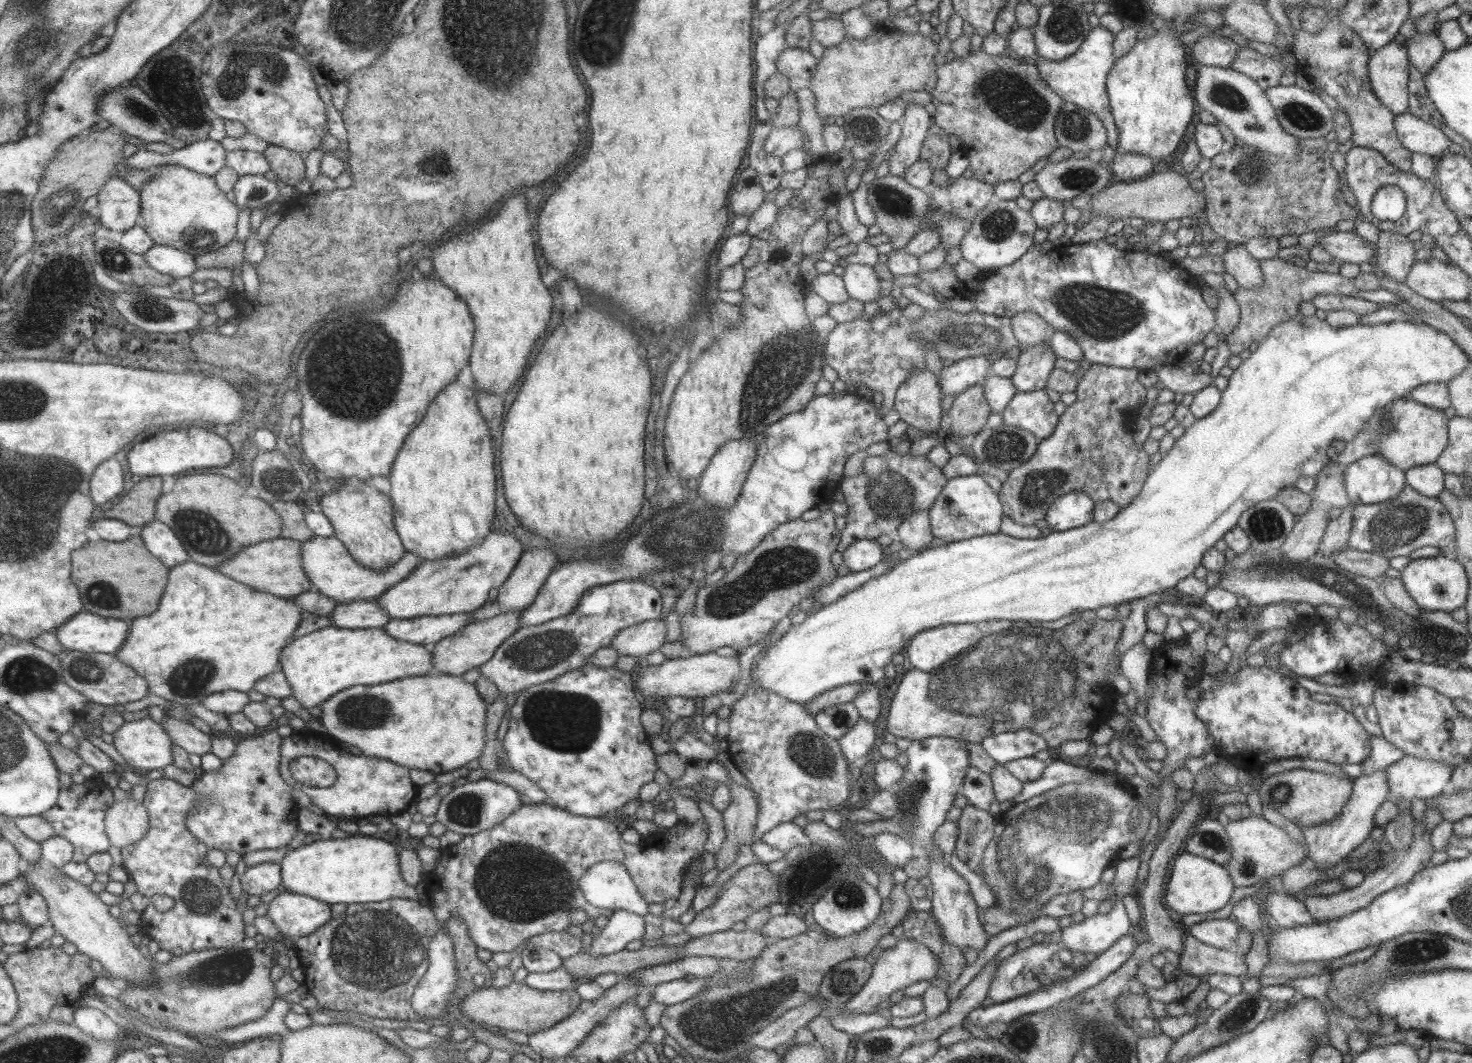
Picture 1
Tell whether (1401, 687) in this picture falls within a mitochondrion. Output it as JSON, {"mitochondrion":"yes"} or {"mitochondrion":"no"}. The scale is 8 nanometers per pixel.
{"mitochondrion":"no"}

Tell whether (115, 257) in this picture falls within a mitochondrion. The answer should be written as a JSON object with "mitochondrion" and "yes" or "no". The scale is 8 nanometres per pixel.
{"mitochondrion":"yes"}

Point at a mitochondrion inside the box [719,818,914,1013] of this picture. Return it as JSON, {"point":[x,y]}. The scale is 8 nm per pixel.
{"point":[839,984]}

